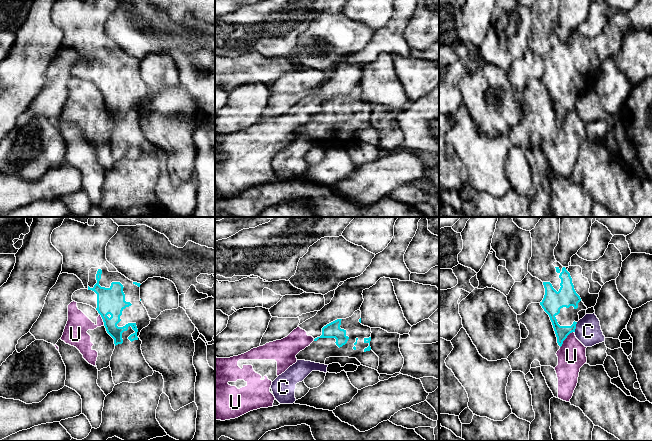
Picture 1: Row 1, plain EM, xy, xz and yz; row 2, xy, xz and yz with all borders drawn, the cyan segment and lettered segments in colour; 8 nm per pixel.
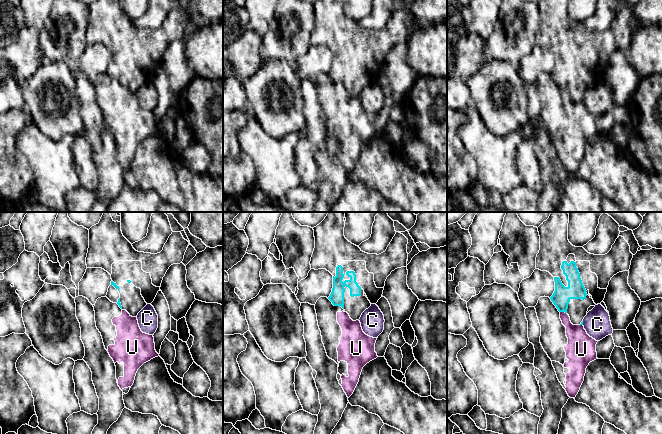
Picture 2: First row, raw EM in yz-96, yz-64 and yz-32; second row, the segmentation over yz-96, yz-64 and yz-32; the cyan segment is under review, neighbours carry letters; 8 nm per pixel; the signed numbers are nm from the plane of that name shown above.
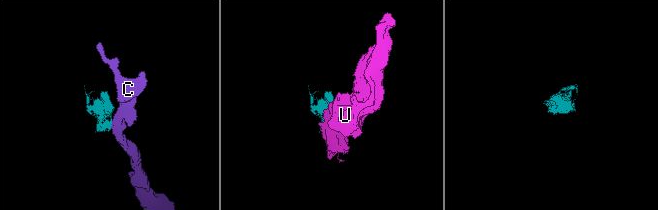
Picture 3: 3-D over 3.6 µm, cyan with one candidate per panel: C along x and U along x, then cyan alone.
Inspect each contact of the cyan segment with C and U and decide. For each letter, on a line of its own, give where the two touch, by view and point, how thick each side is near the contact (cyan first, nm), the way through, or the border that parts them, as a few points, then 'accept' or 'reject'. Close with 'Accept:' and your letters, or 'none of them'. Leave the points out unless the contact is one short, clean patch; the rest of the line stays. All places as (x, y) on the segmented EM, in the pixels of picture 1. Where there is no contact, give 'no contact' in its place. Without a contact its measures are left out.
C: meets cyan in yz at (575, 327); 150 nm thick on the cyan side, 220 nm on the other; border along yz (577, 322), (574, 332); reject
U: meets cyan in yz at (565, 338); 100 nm thick on the cyan side, 220 nm on the other; border along yz (573, 331), (567, 336), (560, 347); reject
Accept: none of them

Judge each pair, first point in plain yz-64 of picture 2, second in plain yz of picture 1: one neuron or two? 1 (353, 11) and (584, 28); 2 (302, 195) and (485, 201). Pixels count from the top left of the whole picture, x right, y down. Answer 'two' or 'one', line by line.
1: two
2: one

